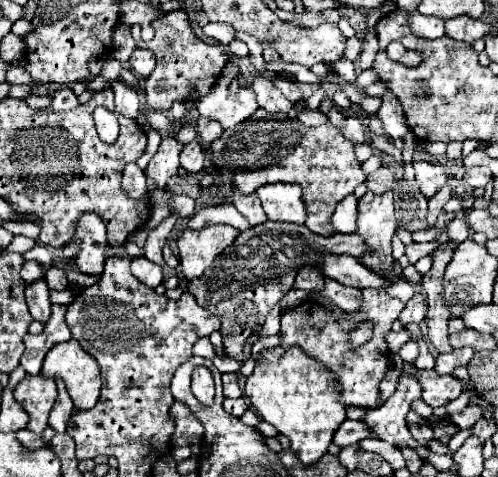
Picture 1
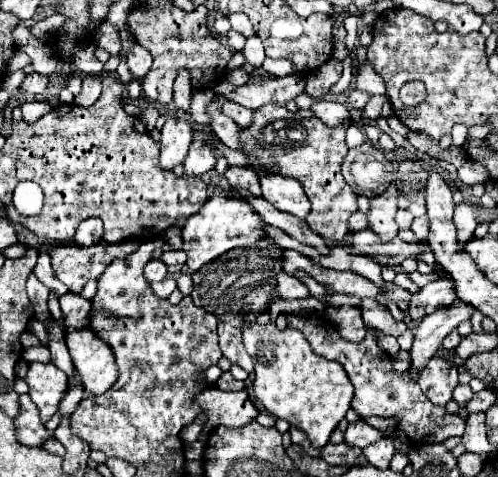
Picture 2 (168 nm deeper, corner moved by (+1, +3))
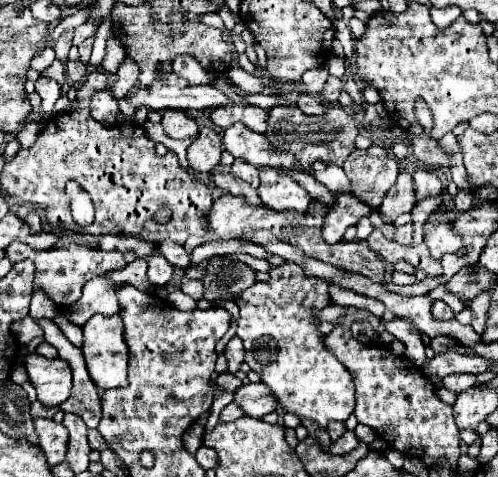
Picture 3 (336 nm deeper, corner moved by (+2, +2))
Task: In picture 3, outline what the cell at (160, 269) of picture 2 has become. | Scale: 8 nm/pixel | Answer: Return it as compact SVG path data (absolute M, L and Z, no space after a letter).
M151 254L151 256L147 258L147 264L149 264L147 276L149 276L151 284L155 284L155 286L165 286L165 284L169 284L171 274L173 274L173 266L165 260L165 256L161 256L161 254Z

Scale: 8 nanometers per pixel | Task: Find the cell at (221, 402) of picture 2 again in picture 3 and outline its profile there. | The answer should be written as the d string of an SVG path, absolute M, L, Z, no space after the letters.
M263 382L243 384L233 392L233 402L243 408L245 416L257 420L273 412L277 406L277 400L273 398L273 394L269 394L269 388Z

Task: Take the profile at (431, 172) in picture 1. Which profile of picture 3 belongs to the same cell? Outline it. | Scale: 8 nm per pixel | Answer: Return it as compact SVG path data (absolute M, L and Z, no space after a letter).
M441 202L439 208L433 210L431 216L423 224L425 244L431 250L433 258L443 258L445 252L451 252L451 254L465 252L463 238L461 238L461 234L457 234L455 224L449 220L451 214L453 214L453 210L449 210L445 202Z

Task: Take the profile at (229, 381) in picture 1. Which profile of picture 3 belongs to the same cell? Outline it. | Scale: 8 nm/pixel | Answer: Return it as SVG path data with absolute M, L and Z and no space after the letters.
M229 372L219 374L215 382L217 382L217 386L219 386L221 390L227 390L227 392L233 392L233 390L237 390L237 386L241 386L241 384L243 384L239 378L235 378L235 376L233 376L233 374L229 374Z

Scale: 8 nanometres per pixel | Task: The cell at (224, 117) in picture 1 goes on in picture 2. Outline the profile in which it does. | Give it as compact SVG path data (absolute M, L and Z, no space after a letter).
M224 101L222 103L222 113L226 113L228 117L232 117L242 129L250 127L252 121L254 121L254 111L252 109L246 109L242 105L236 105L232 101Z

